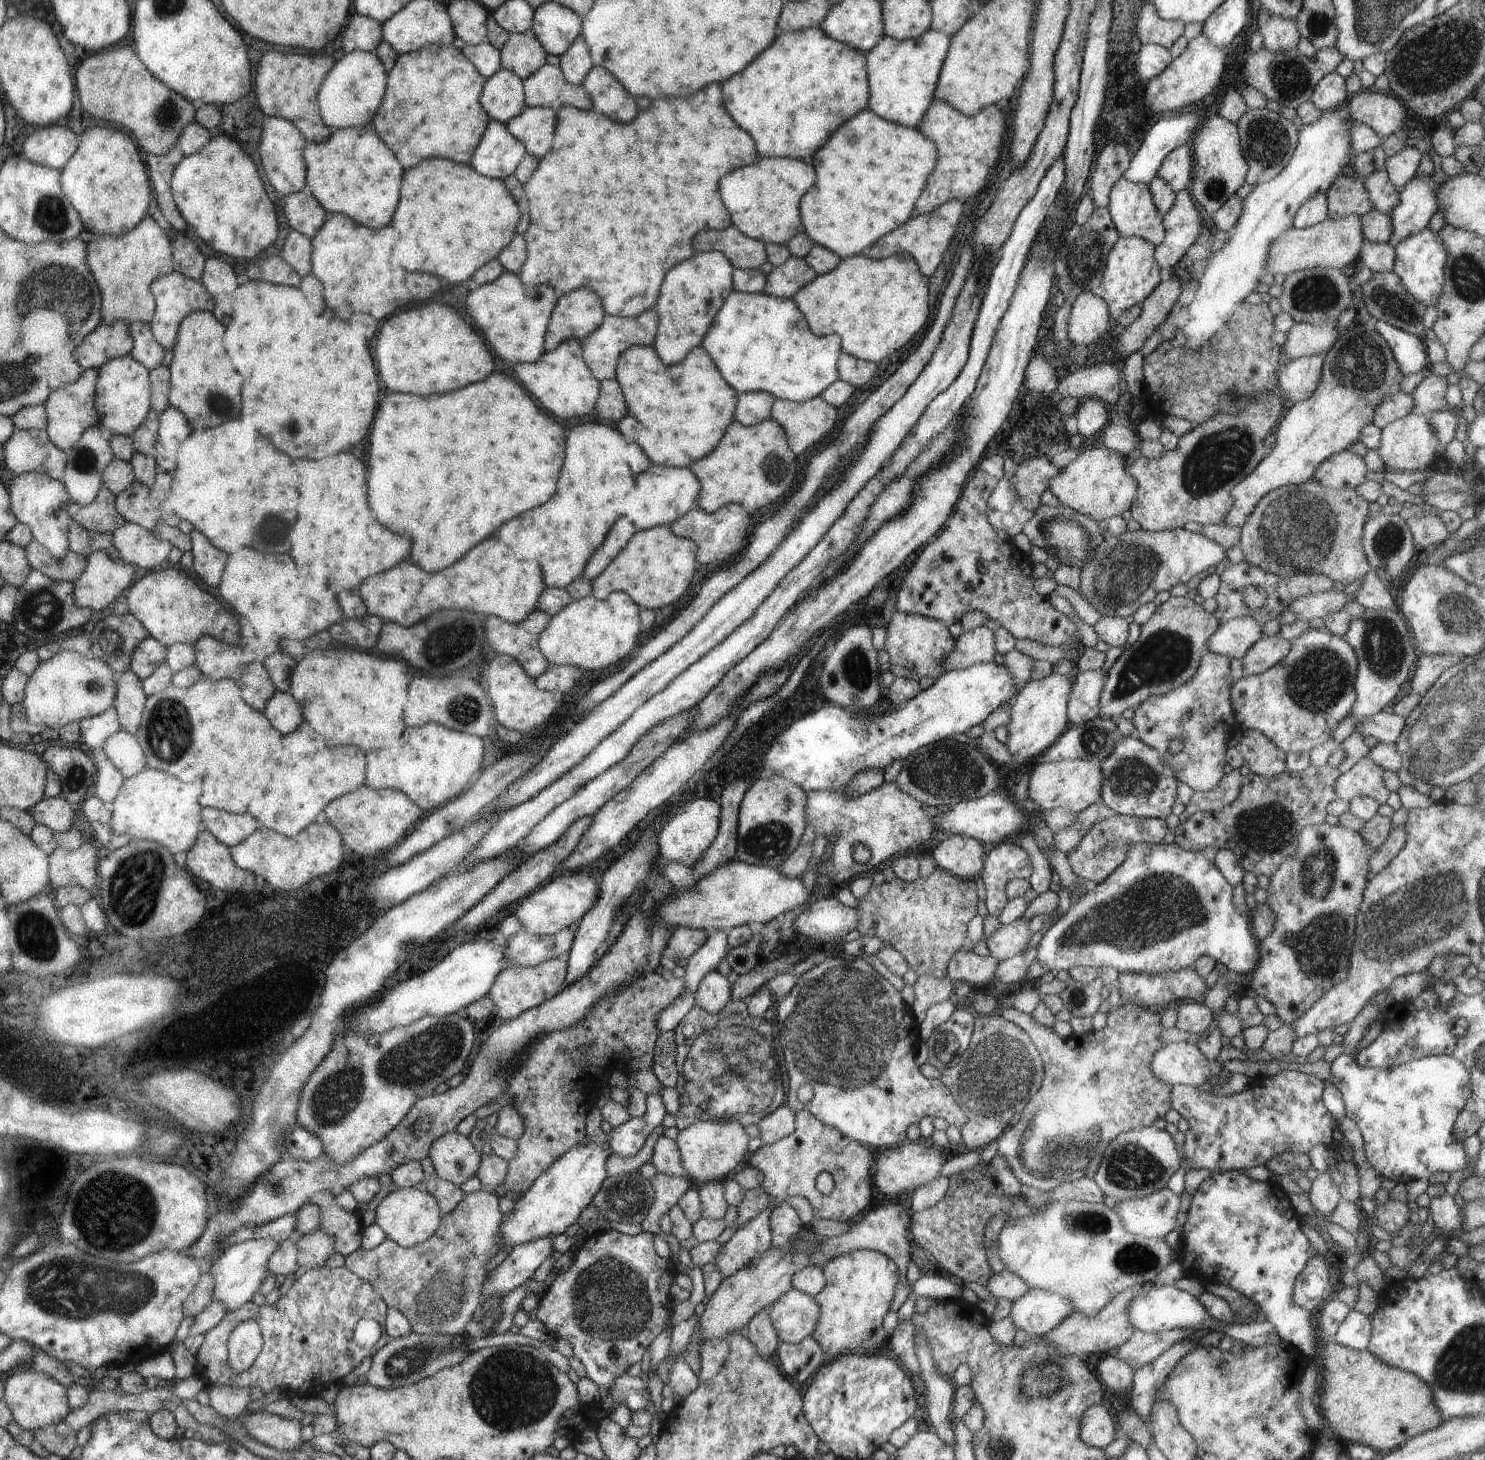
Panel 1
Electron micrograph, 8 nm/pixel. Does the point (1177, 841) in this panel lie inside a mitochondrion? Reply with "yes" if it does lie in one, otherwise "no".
no

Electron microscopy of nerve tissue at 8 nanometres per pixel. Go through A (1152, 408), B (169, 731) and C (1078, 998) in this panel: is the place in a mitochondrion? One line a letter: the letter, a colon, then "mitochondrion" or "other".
A: other
B: mitochondrion
C: mitochondrion

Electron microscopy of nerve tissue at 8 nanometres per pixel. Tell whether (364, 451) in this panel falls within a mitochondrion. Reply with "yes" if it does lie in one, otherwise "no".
no

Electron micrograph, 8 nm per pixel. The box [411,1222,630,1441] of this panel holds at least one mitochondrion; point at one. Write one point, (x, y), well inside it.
(510, 1389)

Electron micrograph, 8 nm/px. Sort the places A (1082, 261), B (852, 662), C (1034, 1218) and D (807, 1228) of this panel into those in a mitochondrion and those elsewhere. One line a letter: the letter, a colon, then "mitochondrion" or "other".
A: mitochondrion
B: mitochondrion
C: mitochondrion
D: other

